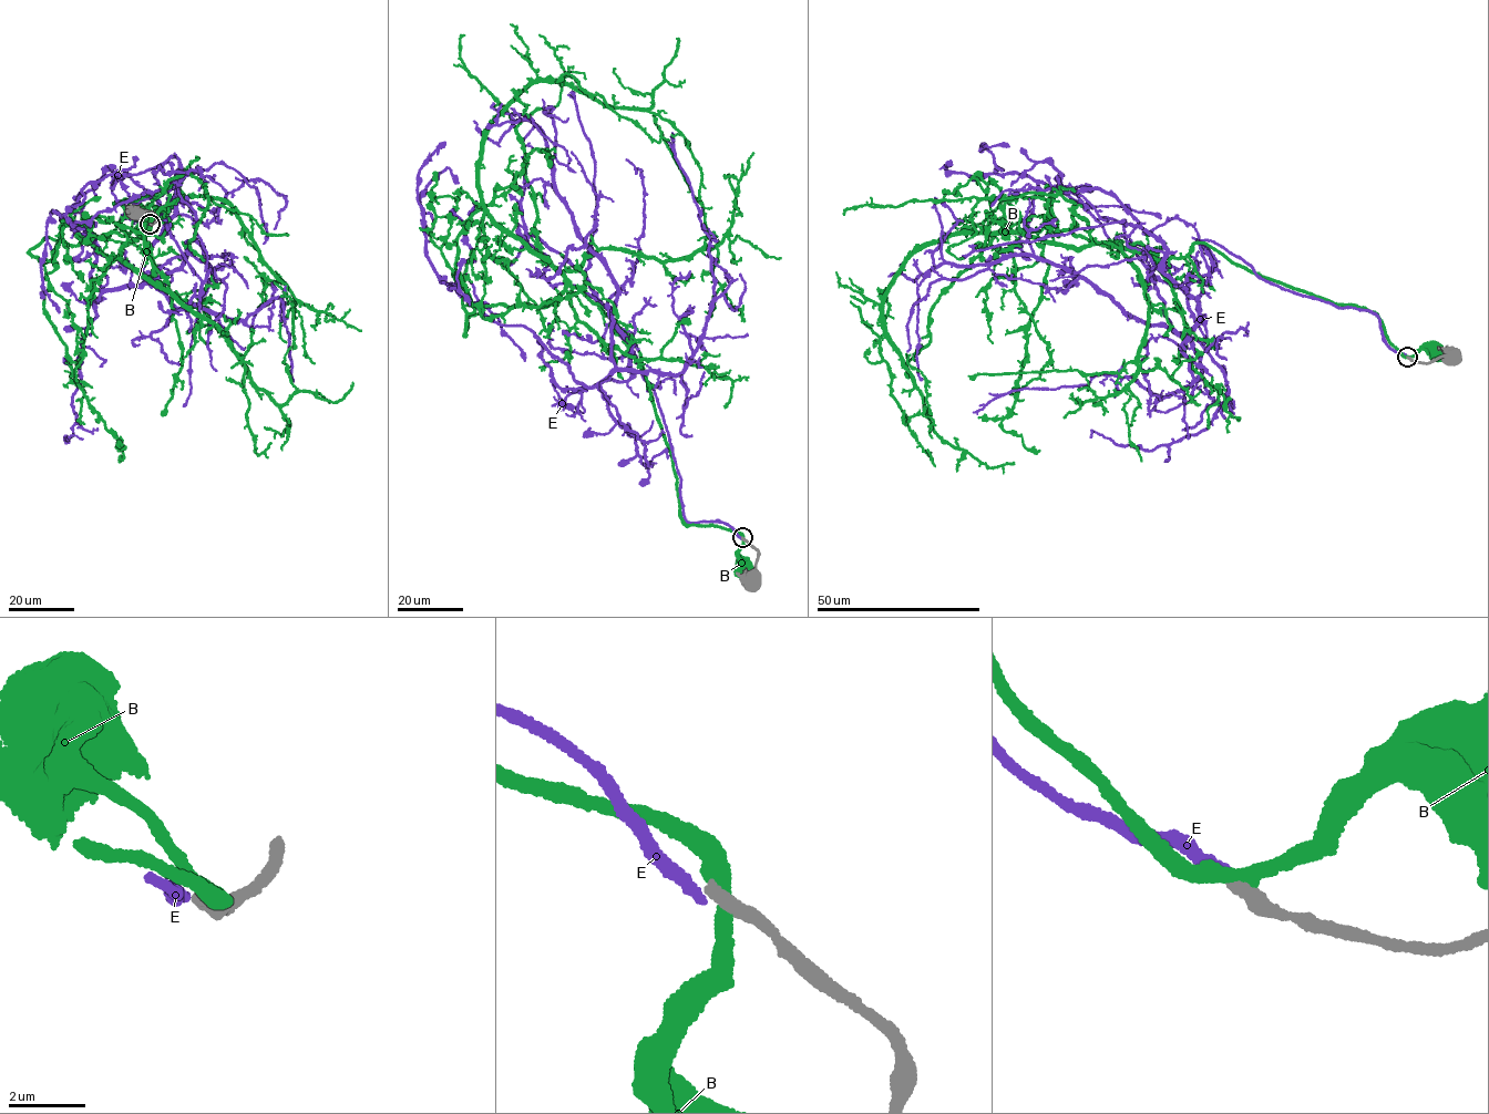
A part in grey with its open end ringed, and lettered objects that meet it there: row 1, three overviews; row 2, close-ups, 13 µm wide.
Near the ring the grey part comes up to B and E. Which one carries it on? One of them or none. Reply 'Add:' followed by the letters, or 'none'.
Add: none

